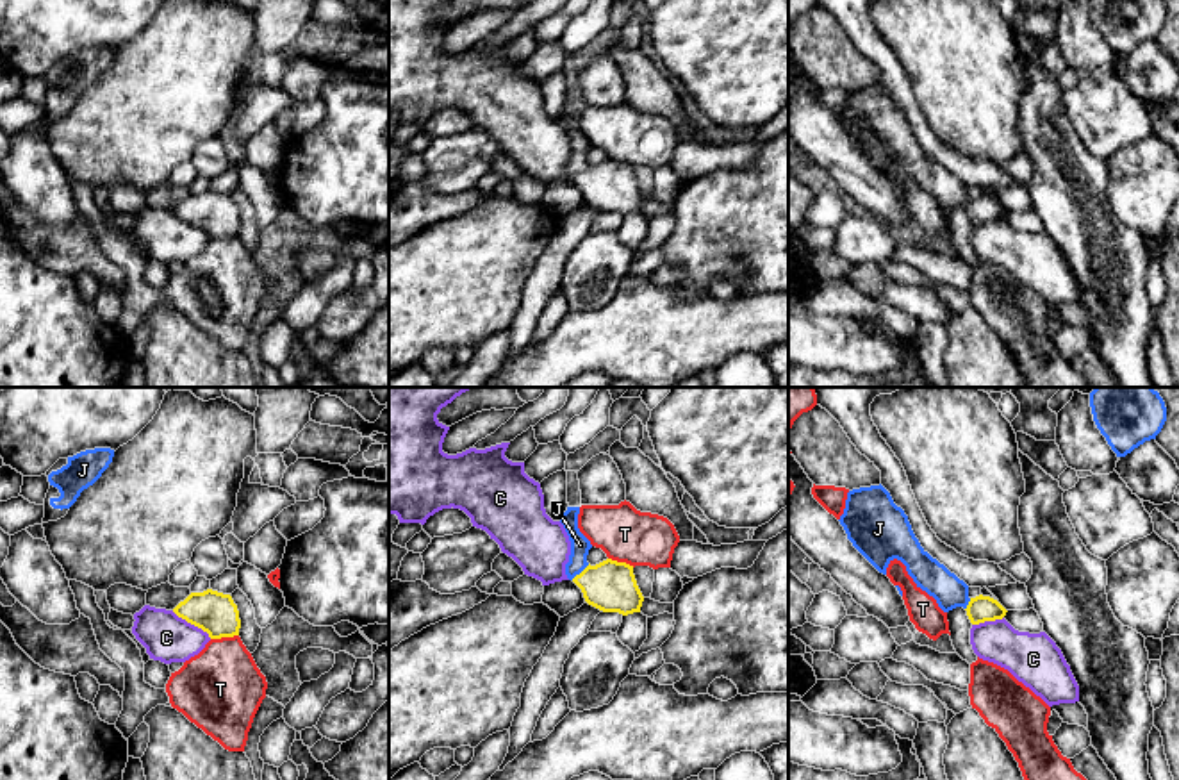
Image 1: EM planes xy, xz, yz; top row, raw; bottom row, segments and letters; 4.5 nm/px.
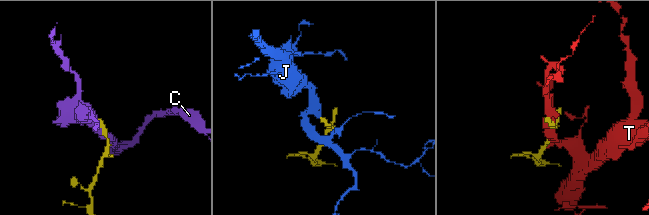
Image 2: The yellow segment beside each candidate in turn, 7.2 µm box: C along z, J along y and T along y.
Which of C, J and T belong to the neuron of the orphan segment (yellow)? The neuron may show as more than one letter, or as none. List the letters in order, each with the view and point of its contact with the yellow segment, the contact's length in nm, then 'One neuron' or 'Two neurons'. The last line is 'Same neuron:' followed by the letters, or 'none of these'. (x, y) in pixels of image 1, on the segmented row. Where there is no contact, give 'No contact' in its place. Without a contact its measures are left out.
C: Touches yellow at xy (191, 623). Shared border 220 nm. Two neurons
J: Touches yellow at xz (582, 572). Shared border 110 nm. One neuron
T: Touches yellow at xy (223, 636). Shared border 130 nm. Two neurons
Same neuron: J

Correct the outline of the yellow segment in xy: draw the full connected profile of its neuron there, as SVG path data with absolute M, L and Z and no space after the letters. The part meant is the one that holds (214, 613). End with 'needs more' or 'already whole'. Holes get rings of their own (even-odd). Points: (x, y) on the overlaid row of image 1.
M212 589L191 593L173 612L207 632L210 639L239 635L239 610L230 594Z | already whole

